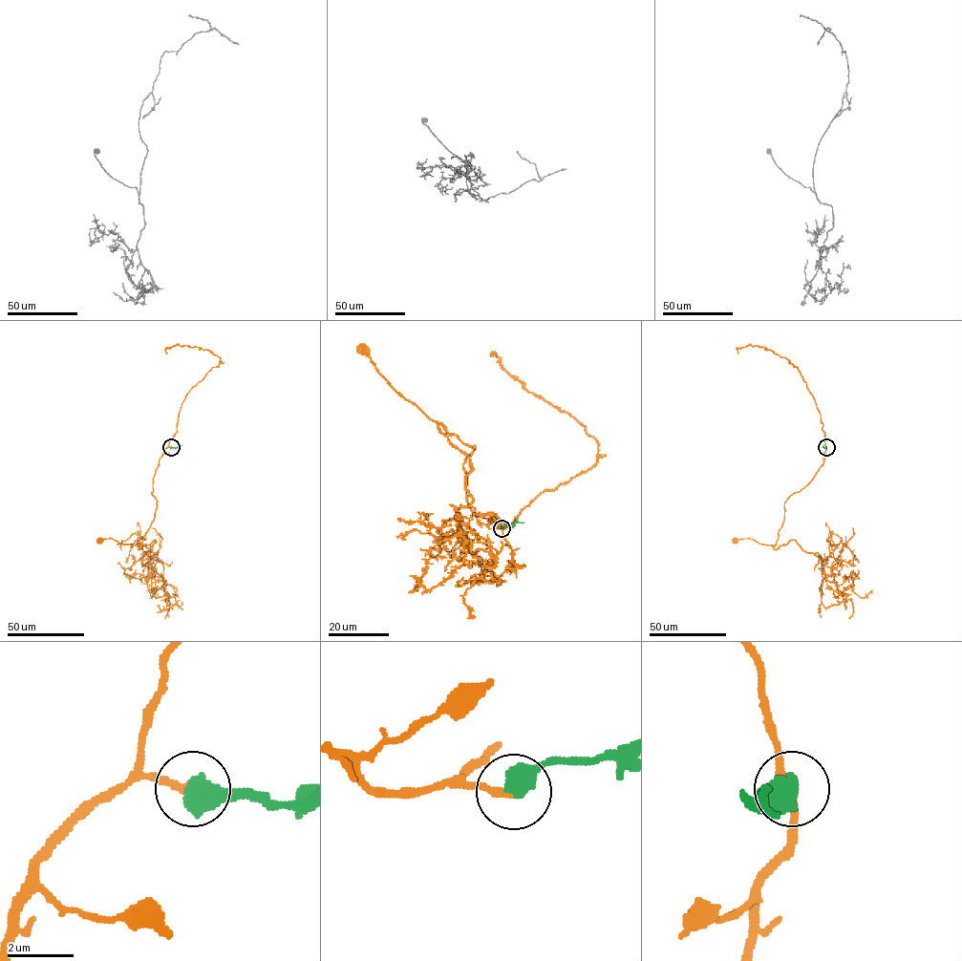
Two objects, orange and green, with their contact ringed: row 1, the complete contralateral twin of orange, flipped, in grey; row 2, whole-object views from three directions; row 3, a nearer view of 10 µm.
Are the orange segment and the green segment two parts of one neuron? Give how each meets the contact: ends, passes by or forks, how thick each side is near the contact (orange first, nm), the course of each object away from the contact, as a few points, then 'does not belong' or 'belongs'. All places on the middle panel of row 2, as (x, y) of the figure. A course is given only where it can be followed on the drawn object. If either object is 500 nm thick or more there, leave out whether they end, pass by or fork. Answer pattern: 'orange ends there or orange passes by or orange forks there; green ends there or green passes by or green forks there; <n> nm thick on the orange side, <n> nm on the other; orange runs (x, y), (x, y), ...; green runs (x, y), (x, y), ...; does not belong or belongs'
200 nm thick on the orange side, 700 nm on the other; orange runs (502, 528), (479, 523), (467, 502), (463, 463), (474, 445), (448, 434), (440, 423), (406, 399), (362, 350); green runs (502, 528), (516, 523), (523, 523); belongs

